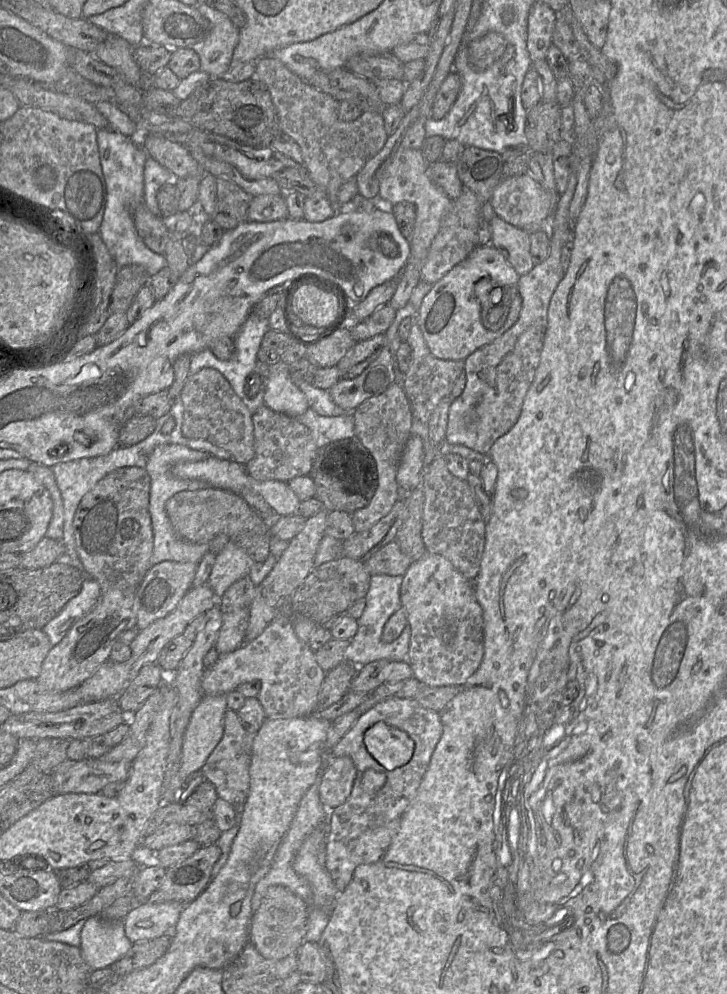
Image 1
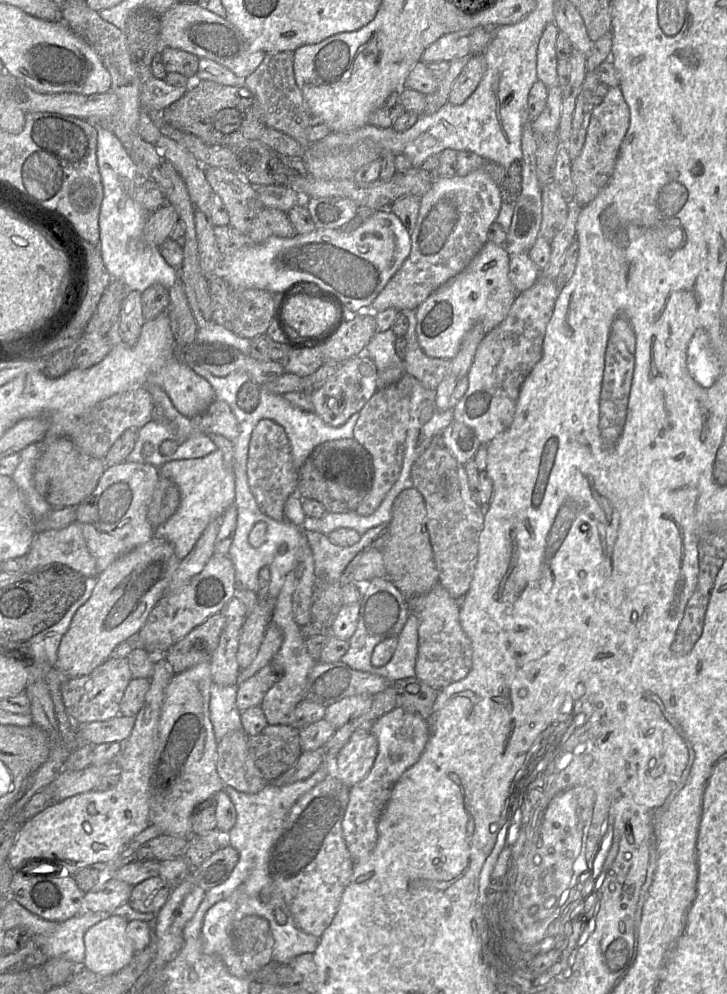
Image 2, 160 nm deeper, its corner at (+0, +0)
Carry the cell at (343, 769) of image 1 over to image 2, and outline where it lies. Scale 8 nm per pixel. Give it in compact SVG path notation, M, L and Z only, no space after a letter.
M368 728L355 731L339 752L332 773L348 788L362 781L370 772L378 753L376 737Z

